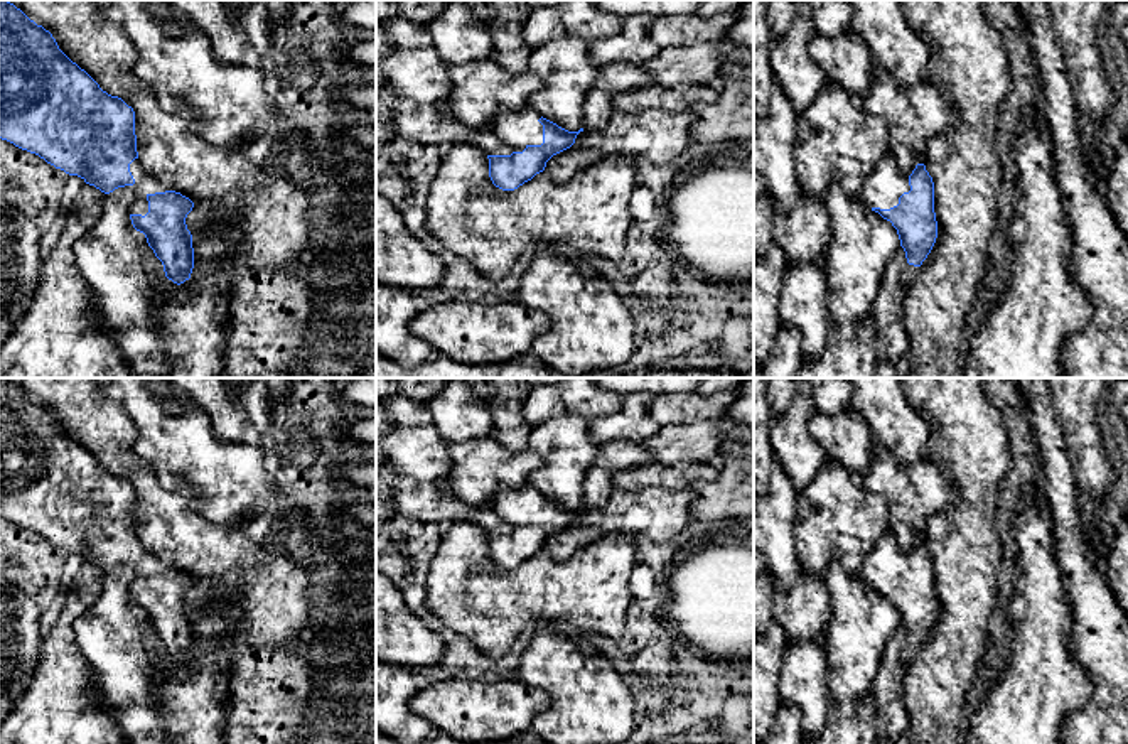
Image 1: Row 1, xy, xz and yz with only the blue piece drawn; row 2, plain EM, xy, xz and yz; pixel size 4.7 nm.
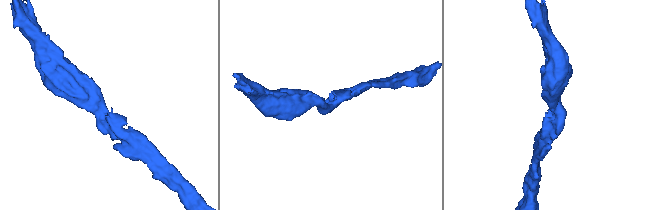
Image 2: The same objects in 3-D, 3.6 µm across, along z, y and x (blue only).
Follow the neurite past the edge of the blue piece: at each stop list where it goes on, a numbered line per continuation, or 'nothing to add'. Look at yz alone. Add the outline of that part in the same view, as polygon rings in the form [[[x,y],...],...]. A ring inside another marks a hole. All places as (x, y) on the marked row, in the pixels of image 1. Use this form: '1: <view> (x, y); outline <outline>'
1: yz (886, 184); outline [[[889,152],[878,167],[867,177],[860,199],[868,208],[890,209],[899,204],[899,197],[909,192],[909,175],[905,175],[892,152]]]

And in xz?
1: xz (516, 129); outline [[[529,106],[521,111],[499,111],[491,130],[511,147],[513,152],[523,152],[528,145],[543,143],[543,125],[540,113]]]

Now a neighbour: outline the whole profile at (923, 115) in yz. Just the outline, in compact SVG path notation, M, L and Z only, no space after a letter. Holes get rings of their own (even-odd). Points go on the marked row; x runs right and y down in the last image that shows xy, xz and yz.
M877 64L870 89L858 103L865 113L884 120L889 148L905 175L910 175L917 164L924 164L929 142L951 120L948 105L927 79L902 91Z

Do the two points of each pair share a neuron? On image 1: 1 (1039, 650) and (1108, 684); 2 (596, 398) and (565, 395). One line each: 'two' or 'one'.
1: two
2: one

